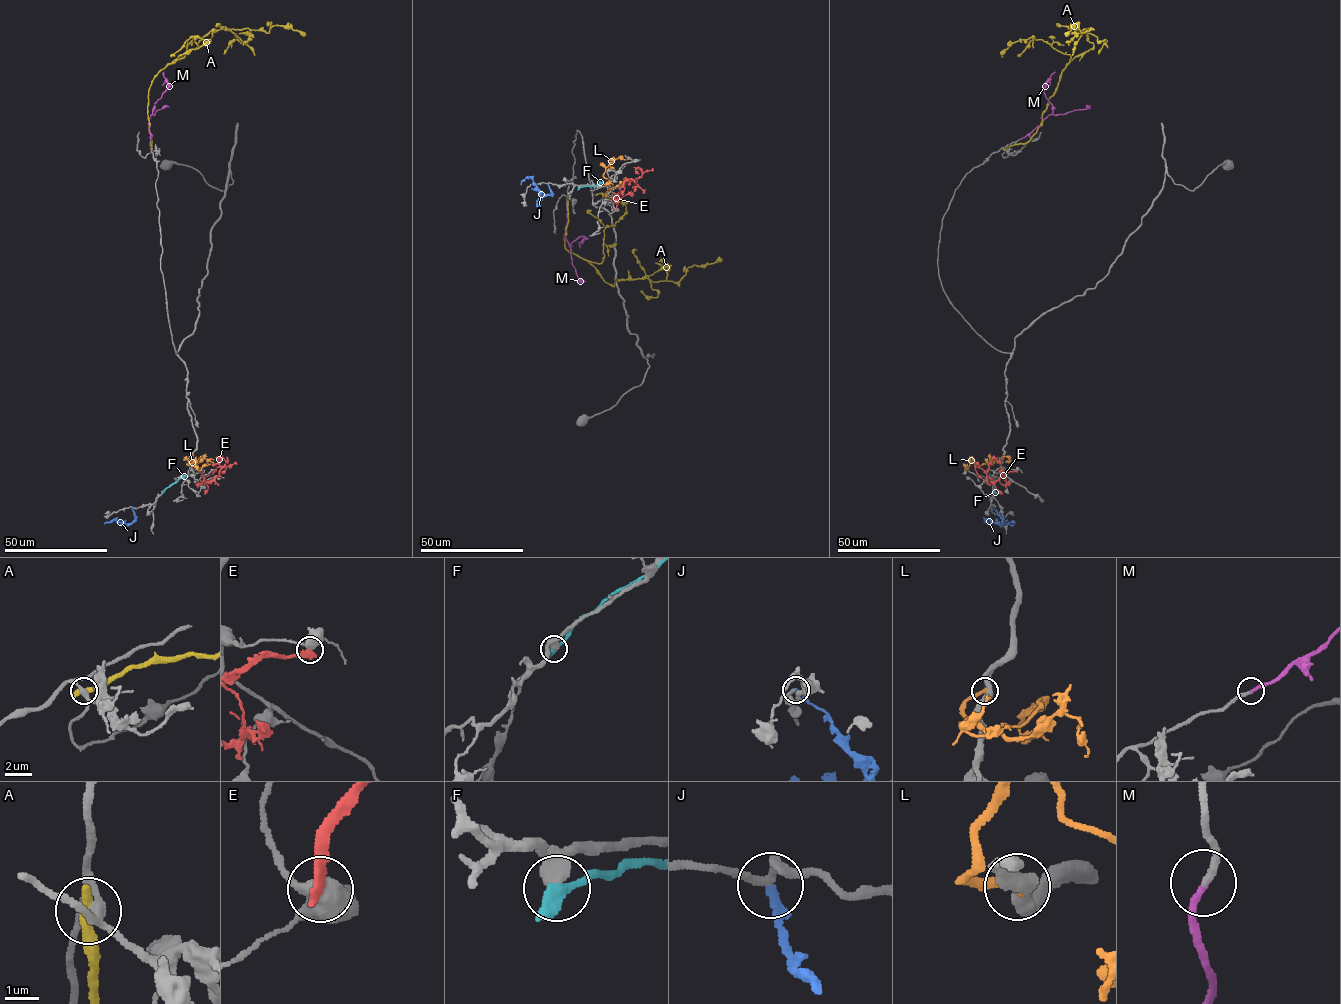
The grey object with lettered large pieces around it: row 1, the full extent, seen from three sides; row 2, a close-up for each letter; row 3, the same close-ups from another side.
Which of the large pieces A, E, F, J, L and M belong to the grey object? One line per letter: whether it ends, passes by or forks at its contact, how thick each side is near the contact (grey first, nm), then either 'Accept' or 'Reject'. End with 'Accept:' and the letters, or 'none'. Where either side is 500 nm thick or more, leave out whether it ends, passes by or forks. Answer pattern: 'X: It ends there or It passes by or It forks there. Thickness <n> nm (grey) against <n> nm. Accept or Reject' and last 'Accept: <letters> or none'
A: It ends there. Thickness 240 nm (grey) against 440 nm. Reject
E: Thickness 500 nm (grey) against 360 nm. Reject
F: Thickness 460 nm (grey) against 500 nm. Reject
J: It ends there. Thickness 240 nm (grey) against 260 nm. Reject
L: It ends there. Thickness 480 nm (grey) against 300 nm. Reject
M: It ends there. Thickness 240 nm (grey) against 200 nm. Accept
Accept: M

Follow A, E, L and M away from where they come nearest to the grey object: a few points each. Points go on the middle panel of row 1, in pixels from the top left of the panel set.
A: (568, 197), (564, 247), (587, 260), (606, 283), (647, 278), (678, 282), (688, 268), (722, 259)
E: (616, 209), (623, 183), (642, 175), (637, 167), (638, 173)
L: (608, 196), (605, 195), (609, 181), (603, 176), (605, 169), (617, 158), (627, 159)
M: (567, 213), (564, 236), (569, 245), (584, 236), (580, 247)

